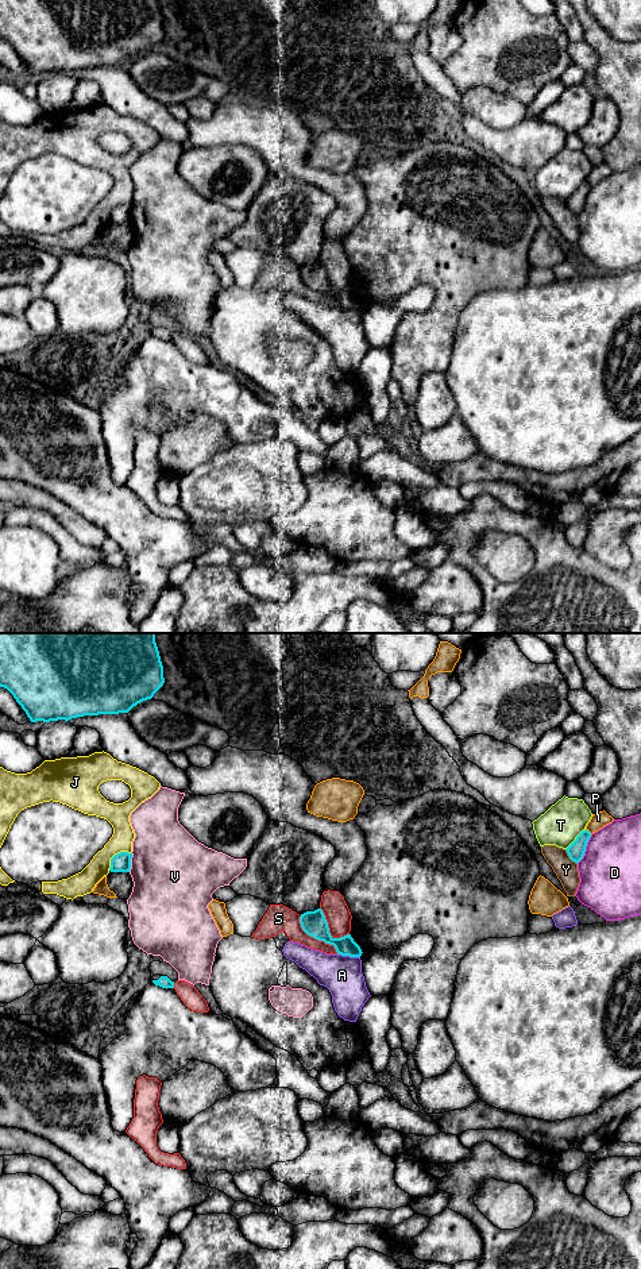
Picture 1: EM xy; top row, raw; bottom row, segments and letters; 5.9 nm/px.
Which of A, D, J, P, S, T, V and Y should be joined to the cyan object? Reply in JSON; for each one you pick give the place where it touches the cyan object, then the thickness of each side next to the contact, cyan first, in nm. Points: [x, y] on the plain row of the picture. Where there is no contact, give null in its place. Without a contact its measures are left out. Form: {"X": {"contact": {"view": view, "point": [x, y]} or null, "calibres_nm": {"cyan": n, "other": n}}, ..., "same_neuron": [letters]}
{"same_neuron": []}

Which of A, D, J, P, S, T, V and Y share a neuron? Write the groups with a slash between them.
A / D / J / P / S / T / V / Y

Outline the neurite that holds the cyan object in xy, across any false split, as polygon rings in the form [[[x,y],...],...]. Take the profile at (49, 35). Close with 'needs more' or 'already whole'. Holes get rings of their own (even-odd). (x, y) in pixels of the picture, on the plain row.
[[[0,0],[0,39],[7,40],[13,47],[31,74],[69,73],[84,68],[128,65],[138,55],[151,51],[163,35],[163,18],[158,0]]] | already whole

